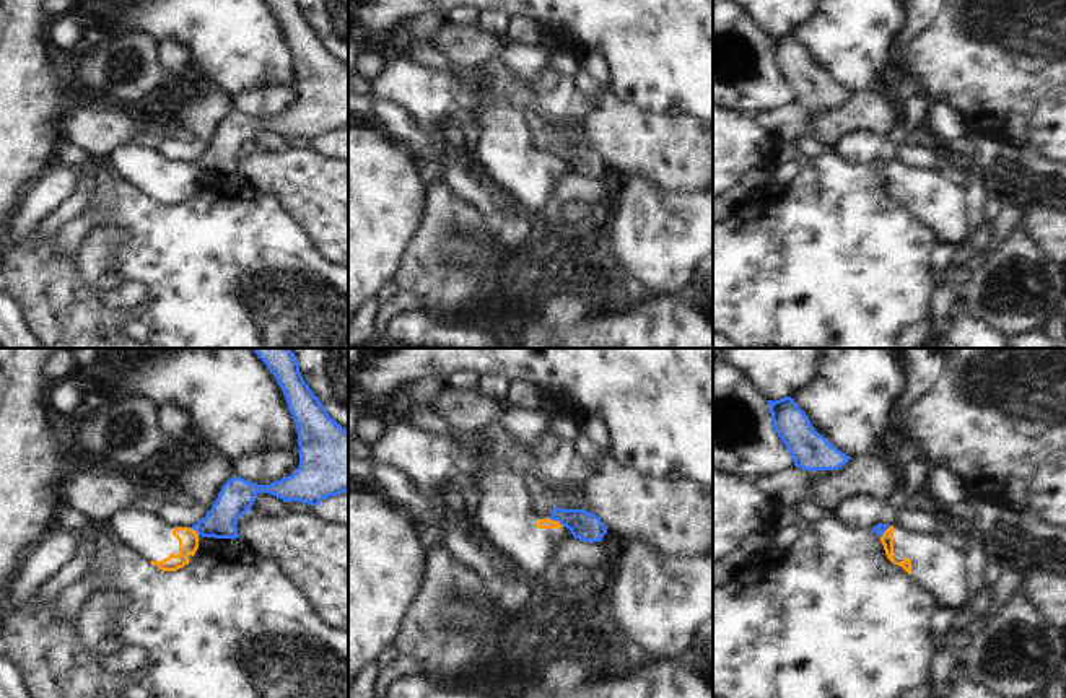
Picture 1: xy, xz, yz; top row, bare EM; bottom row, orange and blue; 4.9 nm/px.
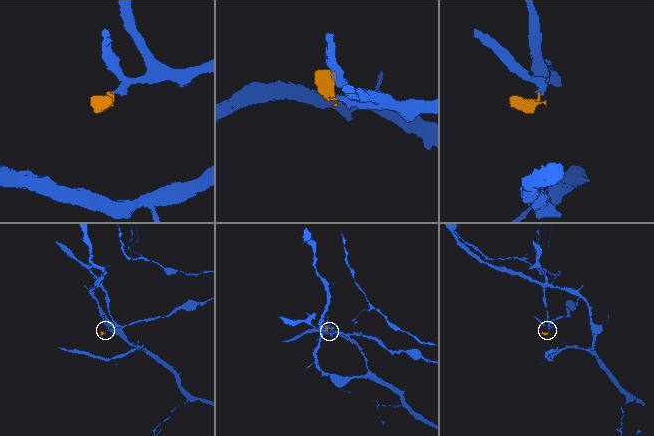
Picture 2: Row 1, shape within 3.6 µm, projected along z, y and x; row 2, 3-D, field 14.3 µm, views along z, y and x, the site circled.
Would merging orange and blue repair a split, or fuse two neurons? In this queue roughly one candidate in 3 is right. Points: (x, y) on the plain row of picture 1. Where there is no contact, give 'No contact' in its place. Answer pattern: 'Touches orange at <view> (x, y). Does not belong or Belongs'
Touches orange at xz (555, 157). Does not belong

